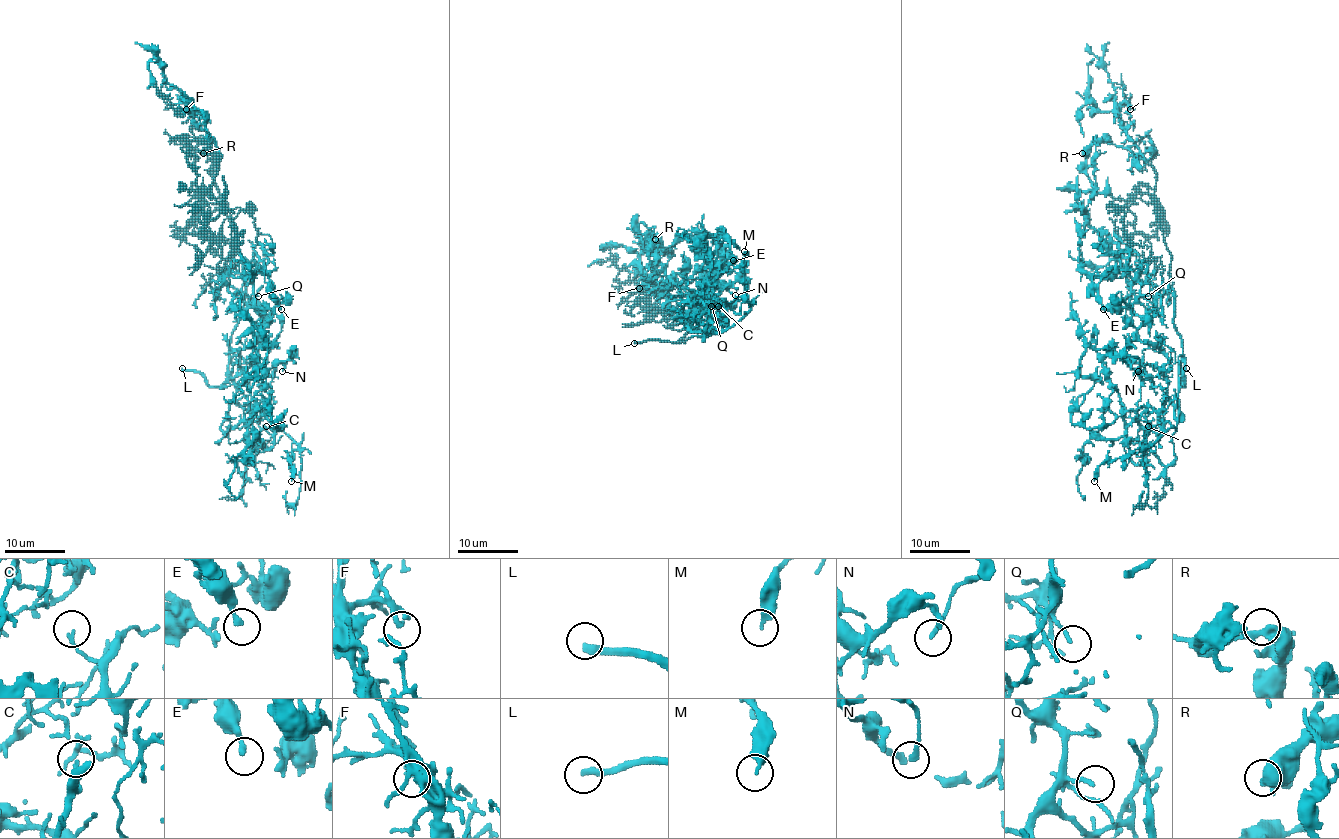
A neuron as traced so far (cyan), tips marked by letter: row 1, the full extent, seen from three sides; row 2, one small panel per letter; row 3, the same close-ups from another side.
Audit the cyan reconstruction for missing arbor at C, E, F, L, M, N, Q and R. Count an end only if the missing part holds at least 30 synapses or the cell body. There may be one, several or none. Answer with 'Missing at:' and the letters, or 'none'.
Missing at: L

